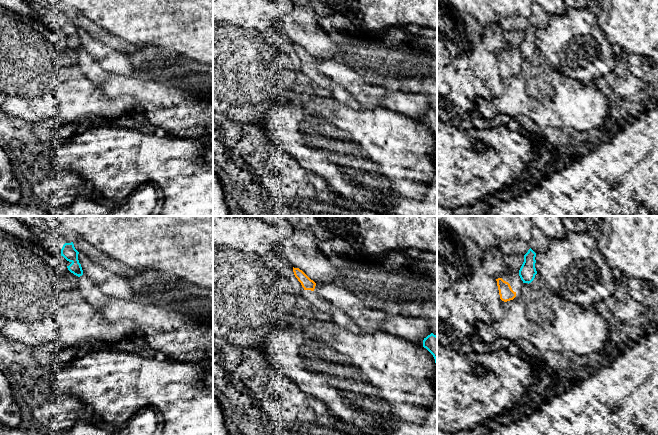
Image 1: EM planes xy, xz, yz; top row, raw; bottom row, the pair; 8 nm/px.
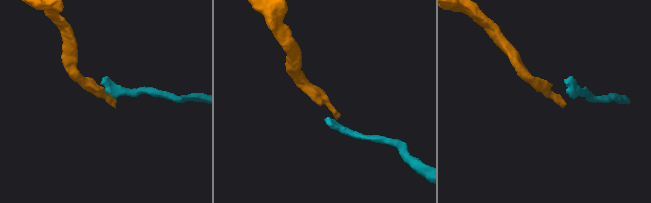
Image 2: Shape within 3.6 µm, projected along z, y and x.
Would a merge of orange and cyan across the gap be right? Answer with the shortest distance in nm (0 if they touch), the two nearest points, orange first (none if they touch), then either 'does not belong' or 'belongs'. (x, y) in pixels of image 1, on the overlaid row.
100 nm | yz (515, 292), (523, 282) | does not belong

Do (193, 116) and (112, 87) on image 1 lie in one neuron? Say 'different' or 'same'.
same

